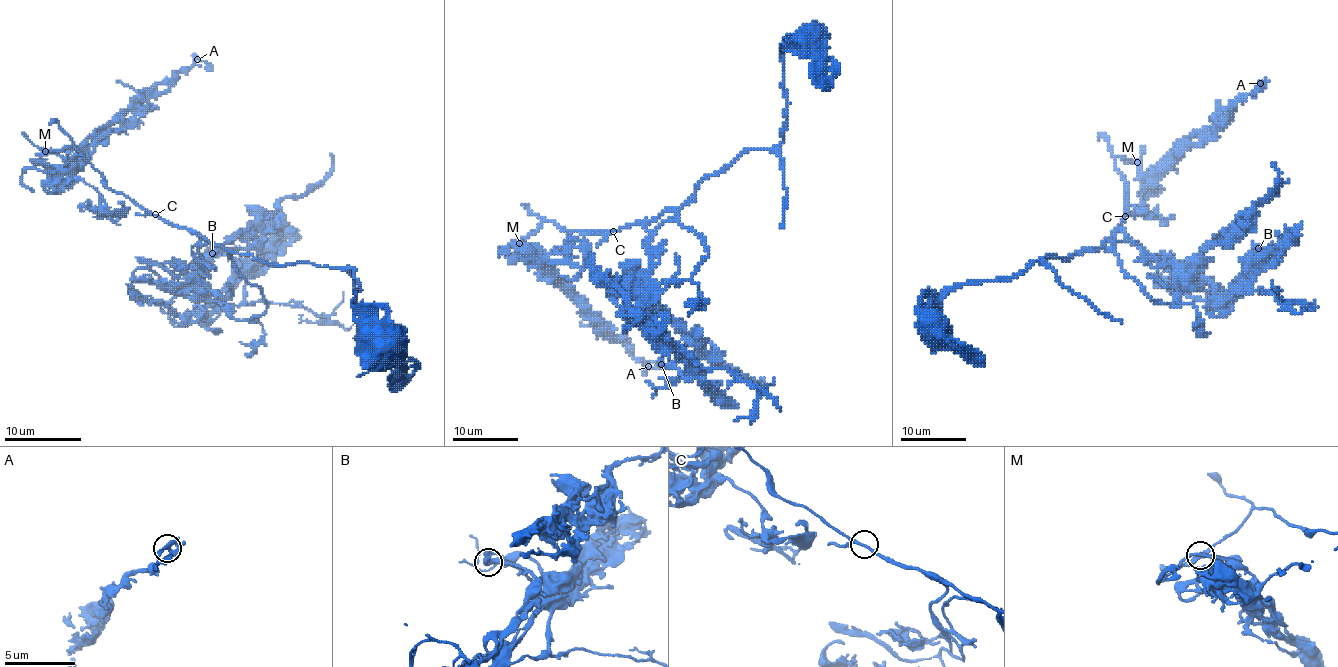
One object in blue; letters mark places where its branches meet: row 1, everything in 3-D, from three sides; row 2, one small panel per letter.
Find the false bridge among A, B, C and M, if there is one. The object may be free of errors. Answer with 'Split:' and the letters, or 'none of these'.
Split: none of these

